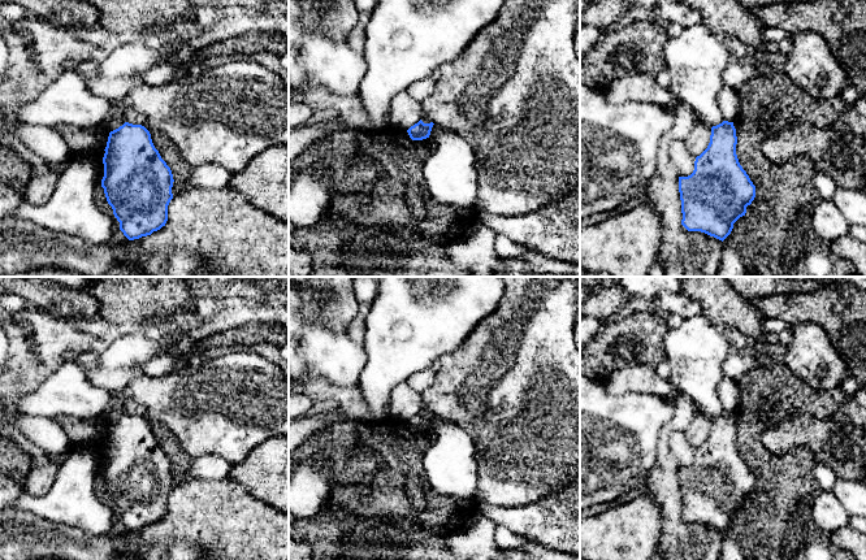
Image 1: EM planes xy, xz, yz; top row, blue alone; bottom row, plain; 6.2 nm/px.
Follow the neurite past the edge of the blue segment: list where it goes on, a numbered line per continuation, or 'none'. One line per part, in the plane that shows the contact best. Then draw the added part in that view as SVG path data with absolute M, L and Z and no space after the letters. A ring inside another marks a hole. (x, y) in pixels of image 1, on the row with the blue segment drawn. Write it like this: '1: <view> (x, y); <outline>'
none

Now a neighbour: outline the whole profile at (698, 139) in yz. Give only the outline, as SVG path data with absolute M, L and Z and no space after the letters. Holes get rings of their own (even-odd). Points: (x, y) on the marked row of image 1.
M694 113L694 126L684 138L685 147L694 156L700 156L709 146L711 126L697 113Z

